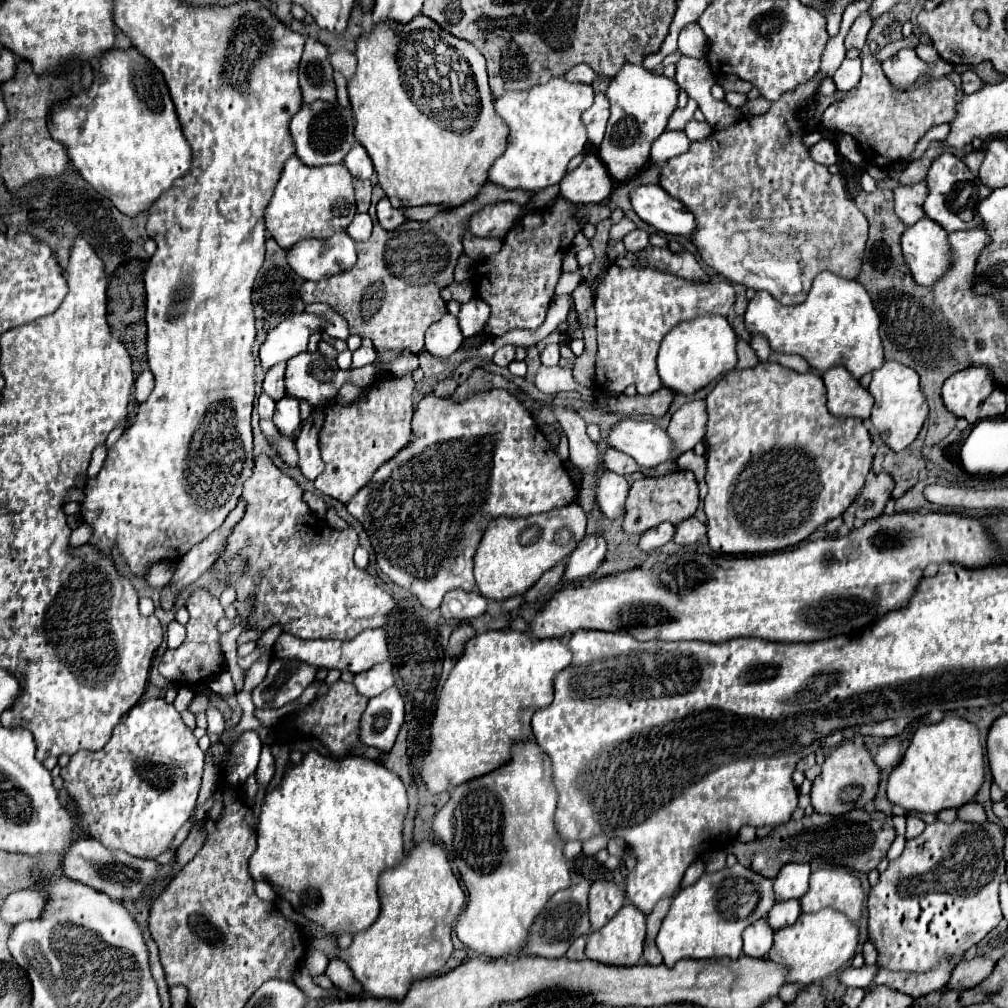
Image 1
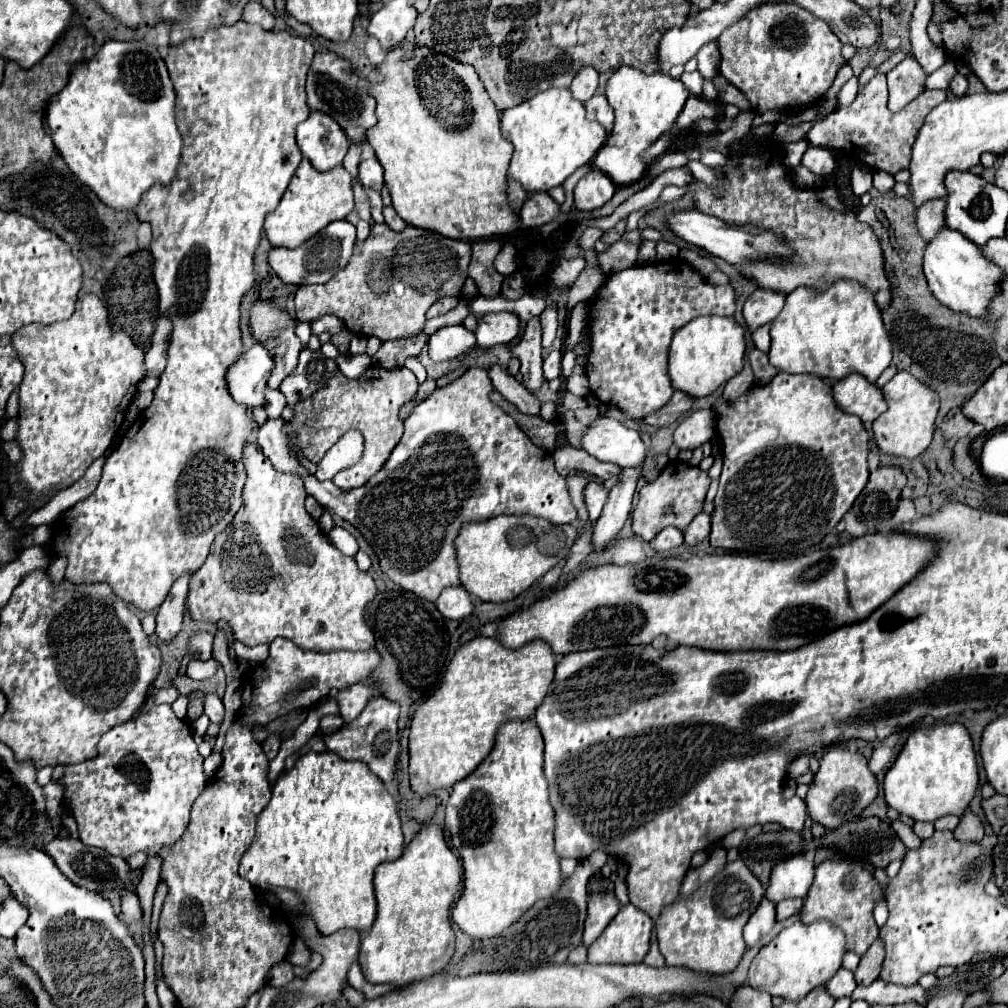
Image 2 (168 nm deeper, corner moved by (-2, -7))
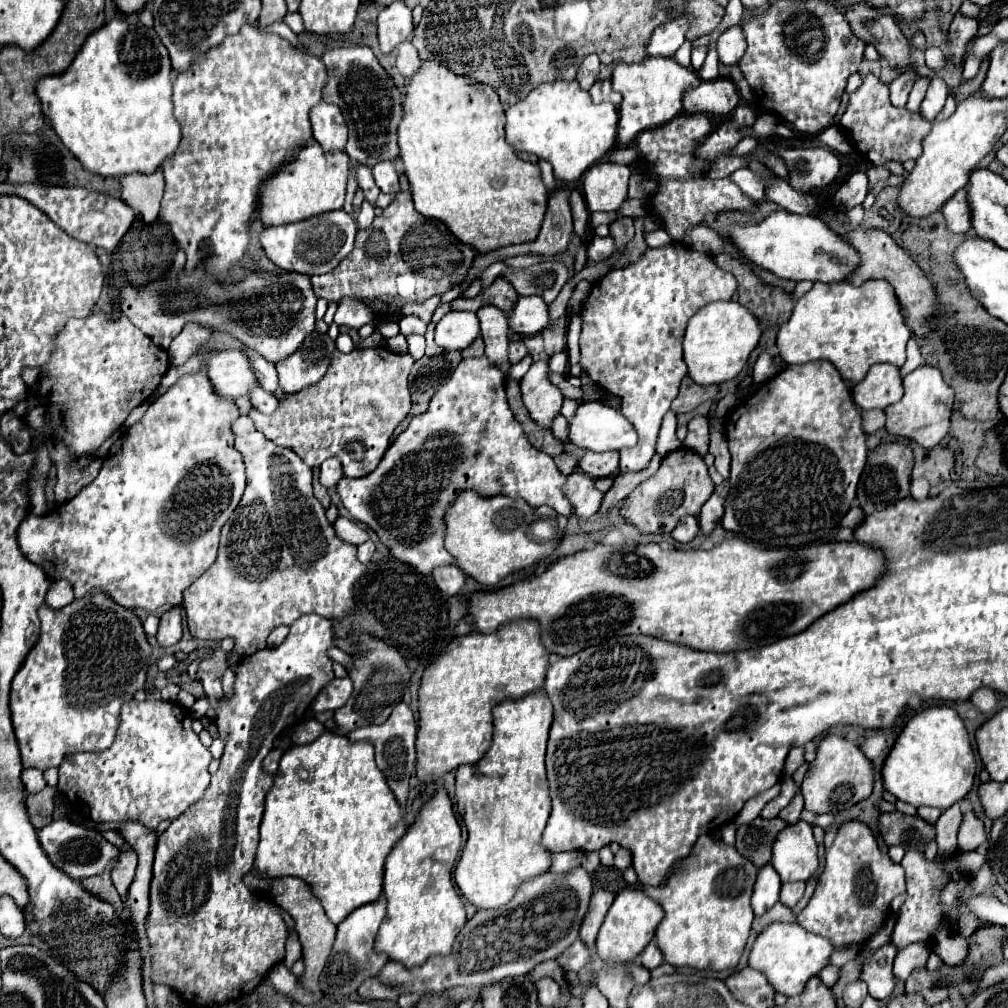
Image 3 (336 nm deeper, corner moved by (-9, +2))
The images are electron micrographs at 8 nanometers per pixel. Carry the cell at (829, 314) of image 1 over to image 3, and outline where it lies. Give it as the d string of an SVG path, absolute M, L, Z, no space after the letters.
M815 281L795 305L789 321L777 333L779 357L785 363L807 363L825 359L837 367L845 381L859 383L867 367L889 363L901 367L905 363L905 345L911 339L911 329L895 303L895 293L887 281L865 281L855 287L845 281L821 283Z

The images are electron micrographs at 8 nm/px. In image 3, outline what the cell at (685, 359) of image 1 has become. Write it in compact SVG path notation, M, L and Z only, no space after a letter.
M715 301L699 309L685 331L683 359L689 367L689 377L699 385L719 385L731 381L745 367L749 353L757 347L761 337L759 321L745 307L735 301Z

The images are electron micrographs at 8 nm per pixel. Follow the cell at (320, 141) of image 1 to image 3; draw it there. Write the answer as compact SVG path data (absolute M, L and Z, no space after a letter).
M321 101L309 113L313 139L323 147L323 151L343 151L347 141L347 125L339 107Z

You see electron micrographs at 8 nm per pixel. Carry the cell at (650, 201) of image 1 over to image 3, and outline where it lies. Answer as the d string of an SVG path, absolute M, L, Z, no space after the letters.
M785 209L773 211L759 223L729 225L729 239L755 265L789 281L843 281L859 263L855 249L831 233L823 221L811 215L797 215Z

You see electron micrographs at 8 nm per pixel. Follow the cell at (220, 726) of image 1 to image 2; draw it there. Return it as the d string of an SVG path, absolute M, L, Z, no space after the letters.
M206 694L204 696L204 714L210 718L210 722L220 724L220 720L224 718L224 706L222 700L216 694Z

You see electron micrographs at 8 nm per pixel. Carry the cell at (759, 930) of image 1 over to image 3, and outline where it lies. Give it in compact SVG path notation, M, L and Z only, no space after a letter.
M769 863L759 871L759 879L753 889L753 897L751 897L753 913L757 917L765 915L765 911L769 911L779 901L779 891L781 891L781 879L773 869L773 865Z

